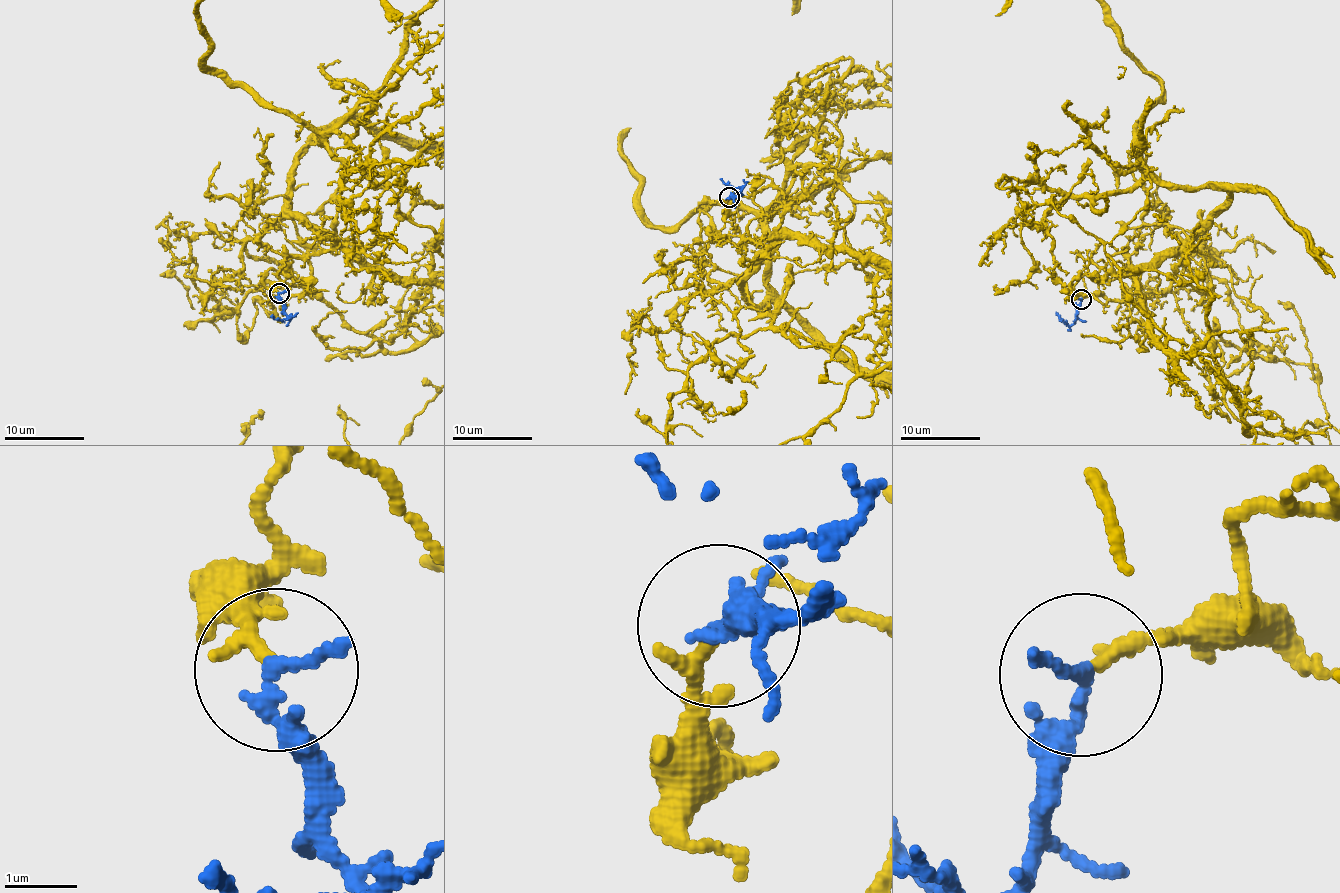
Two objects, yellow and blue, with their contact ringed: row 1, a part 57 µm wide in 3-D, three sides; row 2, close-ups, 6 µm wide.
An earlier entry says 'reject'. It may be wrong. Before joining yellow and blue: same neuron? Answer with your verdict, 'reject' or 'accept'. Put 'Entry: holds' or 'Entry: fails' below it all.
accept
Entry: fails

